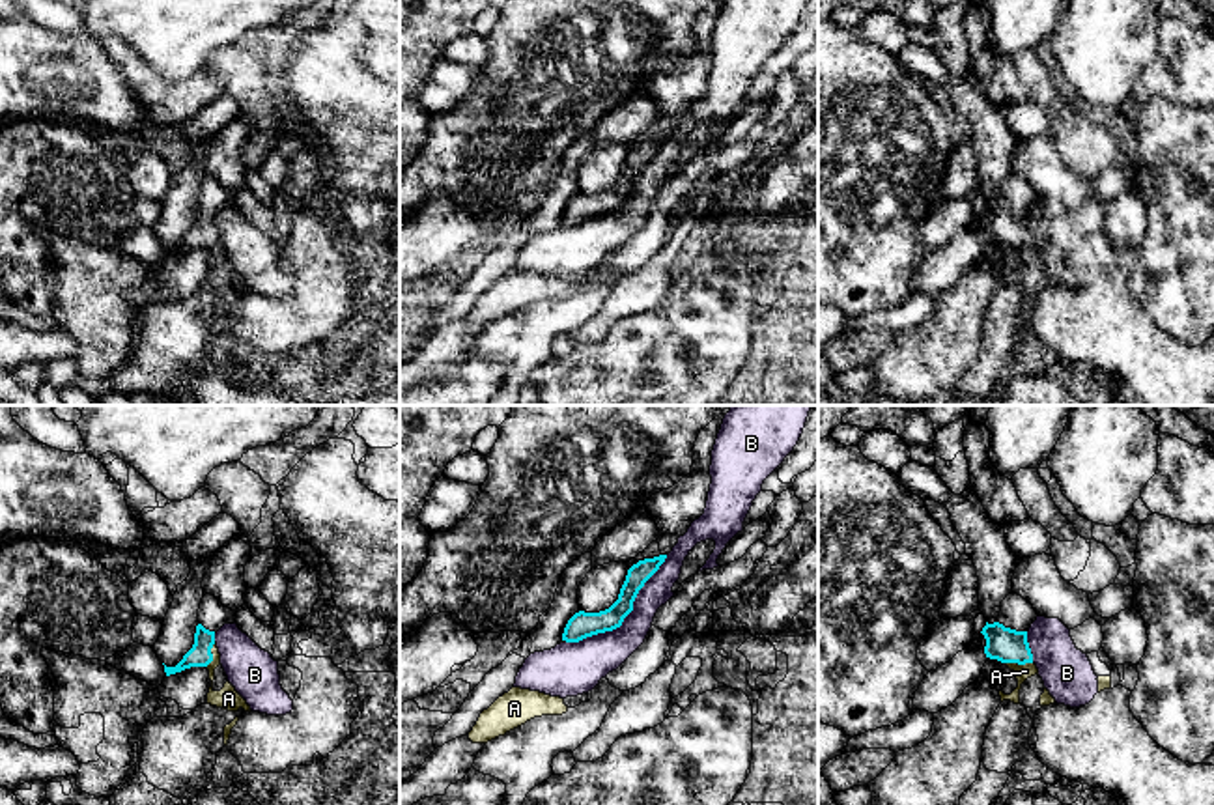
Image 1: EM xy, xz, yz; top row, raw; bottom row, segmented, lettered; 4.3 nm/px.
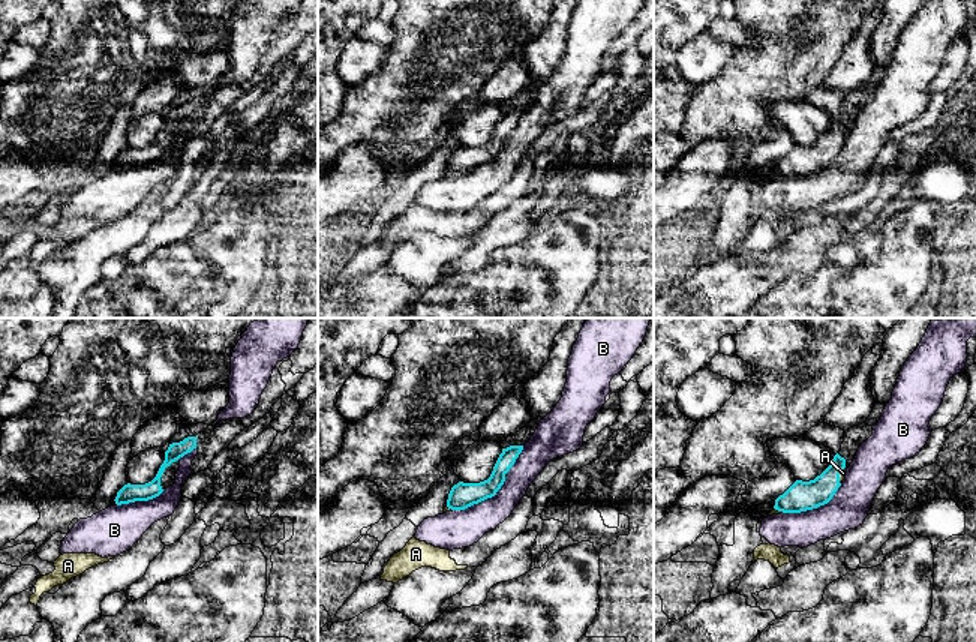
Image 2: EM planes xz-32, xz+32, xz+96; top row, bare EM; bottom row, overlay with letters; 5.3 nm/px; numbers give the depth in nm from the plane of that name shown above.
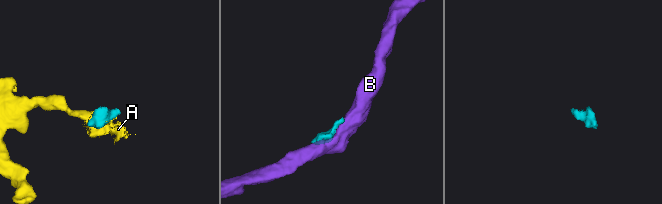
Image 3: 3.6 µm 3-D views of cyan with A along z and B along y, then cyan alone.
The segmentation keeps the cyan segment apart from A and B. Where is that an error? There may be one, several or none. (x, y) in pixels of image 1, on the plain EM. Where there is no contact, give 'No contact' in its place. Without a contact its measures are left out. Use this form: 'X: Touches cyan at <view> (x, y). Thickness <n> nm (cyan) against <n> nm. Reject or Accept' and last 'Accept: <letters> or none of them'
A: Touches cyan at yz (1018, 245). Thickness 150 nm (cyan) against 70 nm. Reject
B: Touches cyan at xz (624, 198). Thickness 110 nm (cyan) against 190 nm. Reject
Accept: none of them

